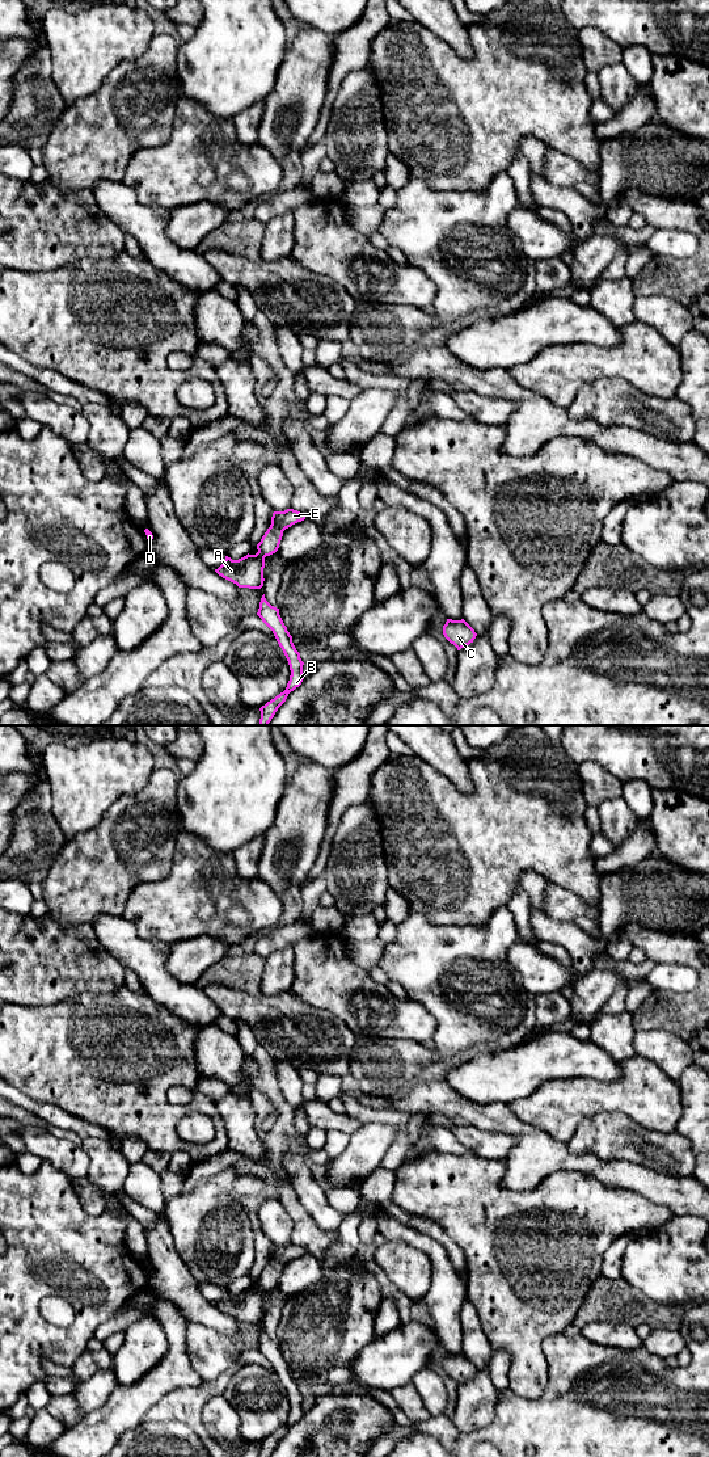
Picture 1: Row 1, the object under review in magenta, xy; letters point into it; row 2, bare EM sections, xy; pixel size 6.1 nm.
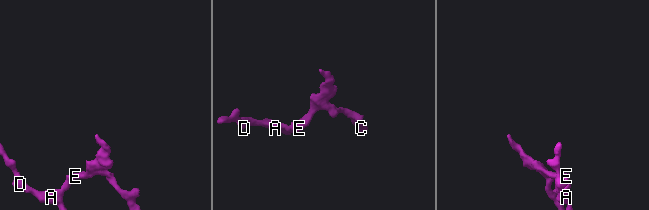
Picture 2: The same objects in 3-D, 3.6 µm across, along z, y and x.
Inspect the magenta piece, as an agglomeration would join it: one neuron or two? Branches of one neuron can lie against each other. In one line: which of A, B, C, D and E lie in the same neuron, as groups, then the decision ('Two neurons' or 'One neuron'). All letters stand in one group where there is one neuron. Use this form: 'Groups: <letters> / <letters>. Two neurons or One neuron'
Groups: A B D / C E. Two neurons

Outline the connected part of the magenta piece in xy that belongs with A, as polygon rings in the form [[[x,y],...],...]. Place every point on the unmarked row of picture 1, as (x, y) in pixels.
[[[271,1258],[257,1279],[258,1287],[256,1289],[248,1288],[239,1294],[225,1290],[224,1297],[215,1306],[239,1322],[261,1323],[265,1315],[265,1292],[278,1285],[283,1266],[283,1263]]]

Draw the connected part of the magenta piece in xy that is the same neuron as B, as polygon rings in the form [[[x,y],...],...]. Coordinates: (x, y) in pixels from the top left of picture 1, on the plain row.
[[[265,1328],[261,1332],[257,1349],[273,1365],[279,1381],[282,1382],[288,1395],[291,1405],[290,1415],[287,1418],[286,1424],[259,1443],[261,1445],[259,1457],[270,1457],[278,1443],[286,1436],[288,1428],[301,1419],[304,1414],[303,1411],[304,1397],[301,1395],[300,1387],[296,1385],[292,1377],[292,1370],[287,1365],[287,1361],[284,1360],[279,1349],[279,1343],[271,1340],[266,1335]]]

